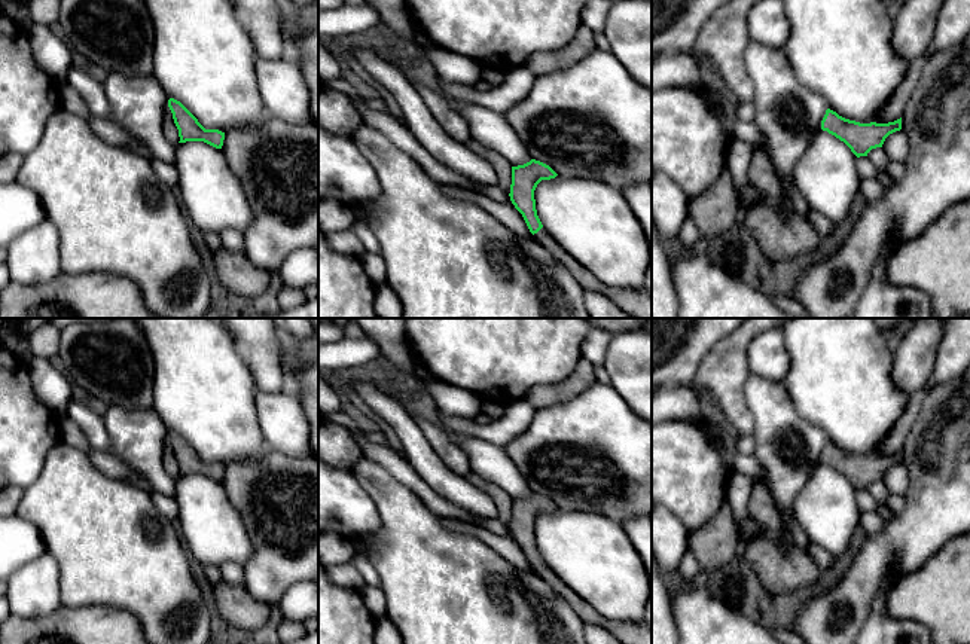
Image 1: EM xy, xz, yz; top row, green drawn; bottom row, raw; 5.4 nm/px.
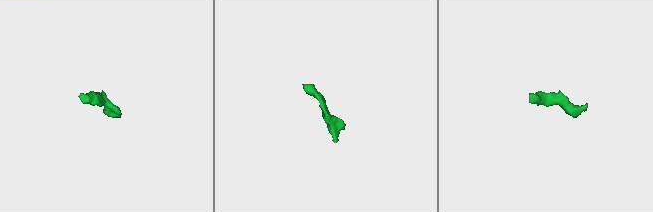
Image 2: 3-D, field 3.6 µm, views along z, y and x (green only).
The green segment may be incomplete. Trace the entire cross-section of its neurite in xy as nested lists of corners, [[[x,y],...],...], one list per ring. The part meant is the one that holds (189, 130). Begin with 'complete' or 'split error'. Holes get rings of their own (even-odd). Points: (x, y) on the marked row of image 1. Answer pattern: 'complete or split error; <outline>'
complete; [[[174,98],[168,100],[168,107],[179,129],[179,143],[204,141],[216,149],[222,149],[225,132],[219,129],[205,129],[198,119]]]

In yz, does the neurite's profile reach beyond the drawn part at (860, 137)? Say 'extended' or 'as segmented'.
as segmented

